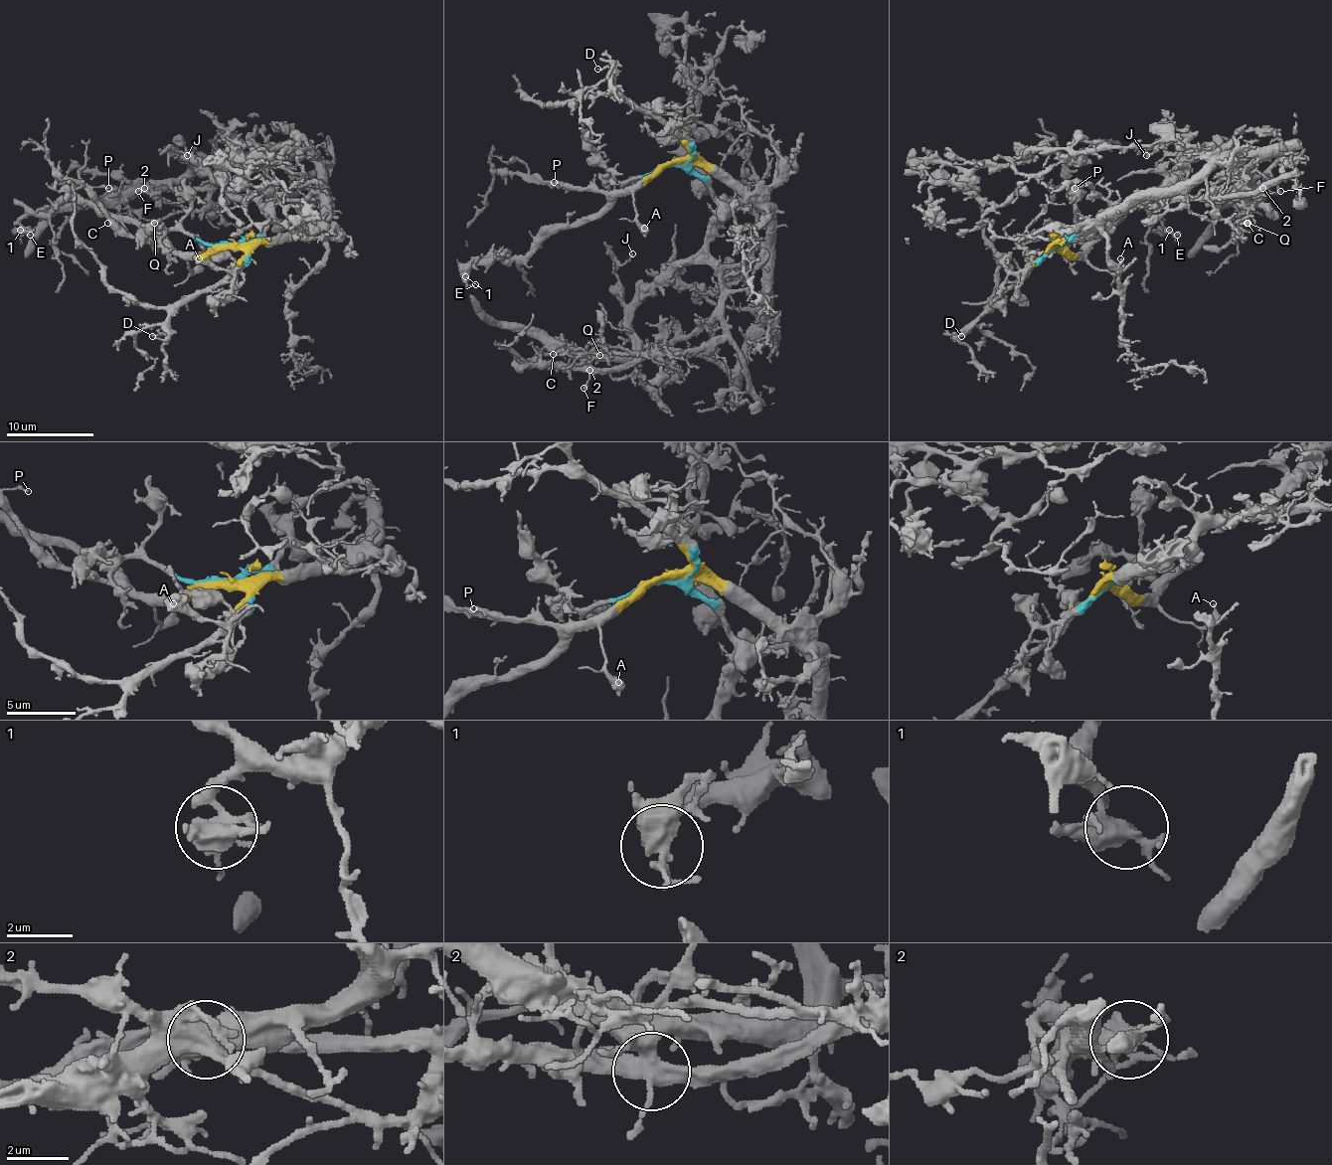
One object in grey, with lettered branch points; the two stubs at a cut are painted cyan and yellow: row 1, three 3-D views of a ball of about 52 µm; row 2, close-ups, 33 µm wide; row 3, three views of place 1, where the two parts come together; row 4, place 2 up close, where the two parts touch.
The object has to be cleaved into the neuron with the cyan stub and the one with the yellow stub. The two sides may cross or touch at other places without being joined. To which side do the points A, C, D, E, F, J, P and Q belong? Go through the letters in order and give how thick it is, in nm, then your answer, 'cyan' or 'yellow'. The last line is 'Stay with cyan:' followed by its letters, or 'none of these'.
A: 240 nm | yellow
C: 110 nm | cyan
D: 120 nm | yellow
E: 120 nm | yellow
F: 200 nm | cyan
J: 140 nm | cyan
P: 160 nm | yellow
Q: 130 nm | cyan
Stay with cyan: C, F, J, Q

